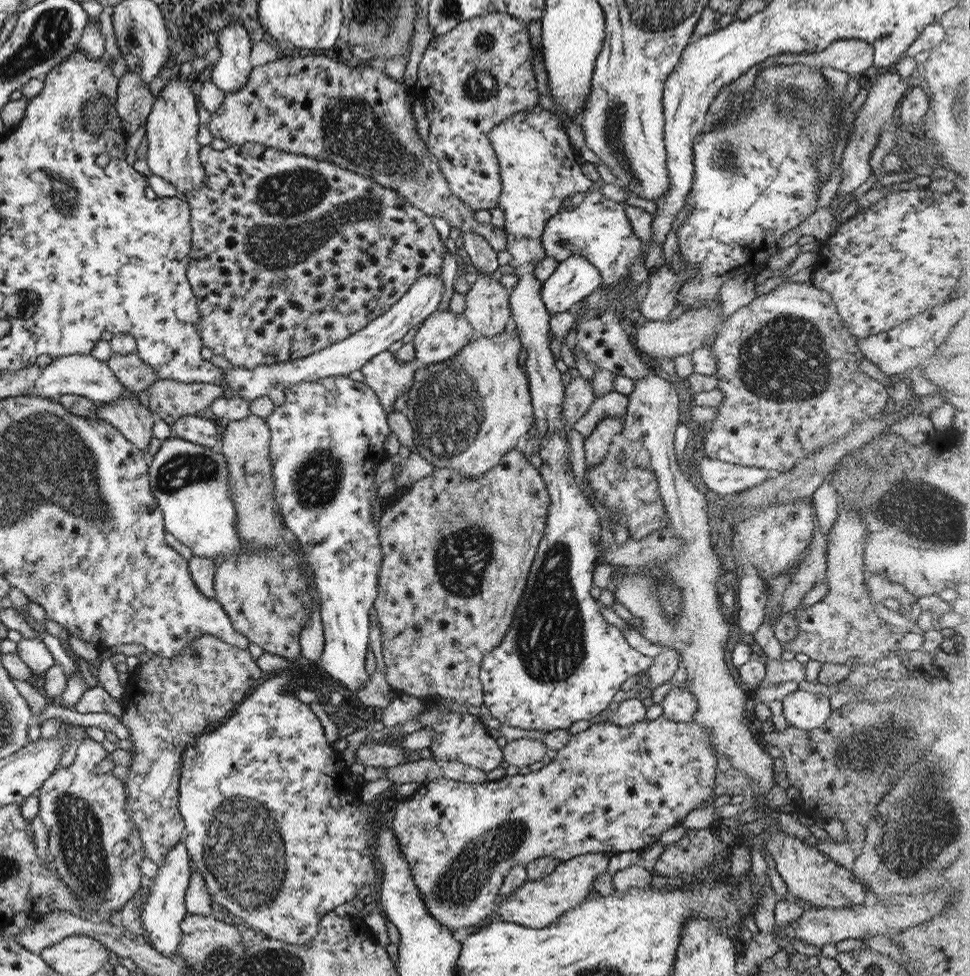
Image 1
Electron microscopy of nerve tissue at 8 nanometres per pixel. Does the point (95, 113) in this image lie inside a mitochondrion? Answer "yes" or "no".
yes

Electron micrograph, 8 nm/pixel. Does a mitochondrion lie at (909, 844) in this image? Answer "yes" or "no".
yes

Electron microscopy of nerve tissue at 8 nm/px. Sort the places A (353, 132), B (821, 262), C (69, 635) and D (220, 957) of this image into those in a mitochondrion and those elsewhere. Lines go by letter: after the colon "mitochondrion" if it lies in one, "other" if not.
A: mitochondrion
B: other
C: other
D: mitochondrion

